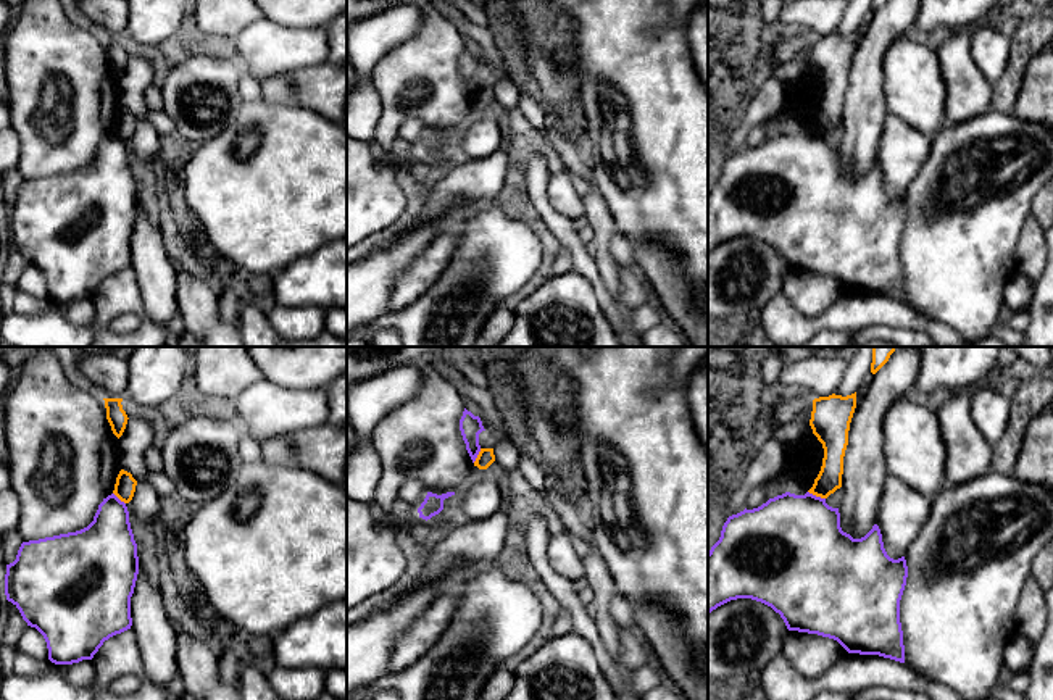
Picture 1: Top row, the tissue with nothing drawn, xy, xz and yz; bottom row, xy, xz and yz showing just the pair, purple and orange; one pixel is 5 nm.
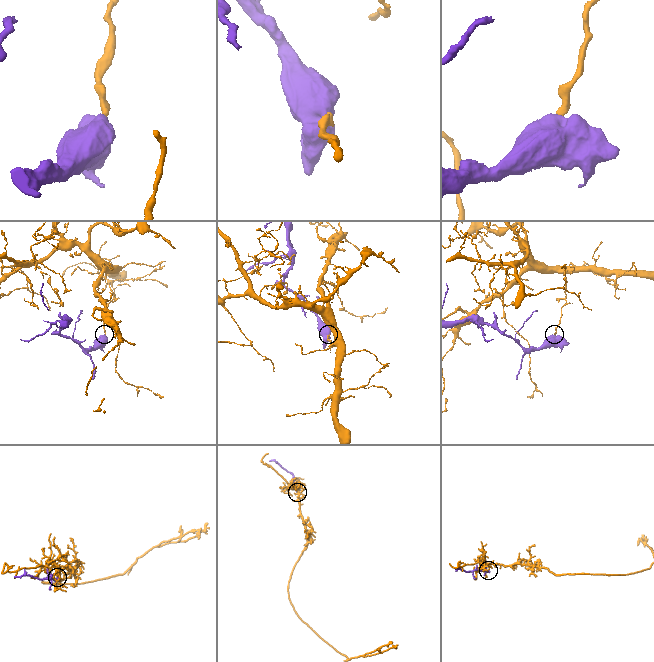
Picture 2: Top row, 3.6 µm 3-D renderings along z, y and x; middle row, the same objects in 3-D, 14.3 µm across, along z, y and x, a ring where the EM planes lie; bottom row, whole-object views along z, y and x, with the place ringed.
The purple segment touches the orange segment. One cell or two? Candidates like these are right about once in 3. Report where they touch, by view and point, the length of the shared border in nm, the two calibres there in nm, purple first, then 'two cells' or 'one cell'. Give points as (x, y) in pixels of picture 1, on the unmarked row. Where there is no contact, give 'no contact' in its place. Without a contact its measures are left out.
yz (815, 134) | 100 nm | 460/120 nm | two cells

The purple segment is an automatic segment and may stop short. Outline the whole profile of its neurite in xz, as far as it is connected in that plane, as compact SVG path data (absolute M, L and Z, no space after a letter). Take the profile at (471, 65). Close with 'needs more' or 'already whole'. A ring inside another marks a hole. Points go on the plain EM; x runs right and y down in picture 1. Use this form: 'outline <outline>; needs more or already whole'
outline M464 47L463 55L460 58L460 69L466 82L466 89L474 102L481 90L479 73L485 69L481 56L474 55L471 50Z; already whole

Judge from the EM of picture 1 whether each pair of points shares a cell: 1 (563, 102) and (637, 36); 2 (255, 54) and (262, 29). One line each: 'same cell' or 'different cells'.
1: different cells
2: same cell

